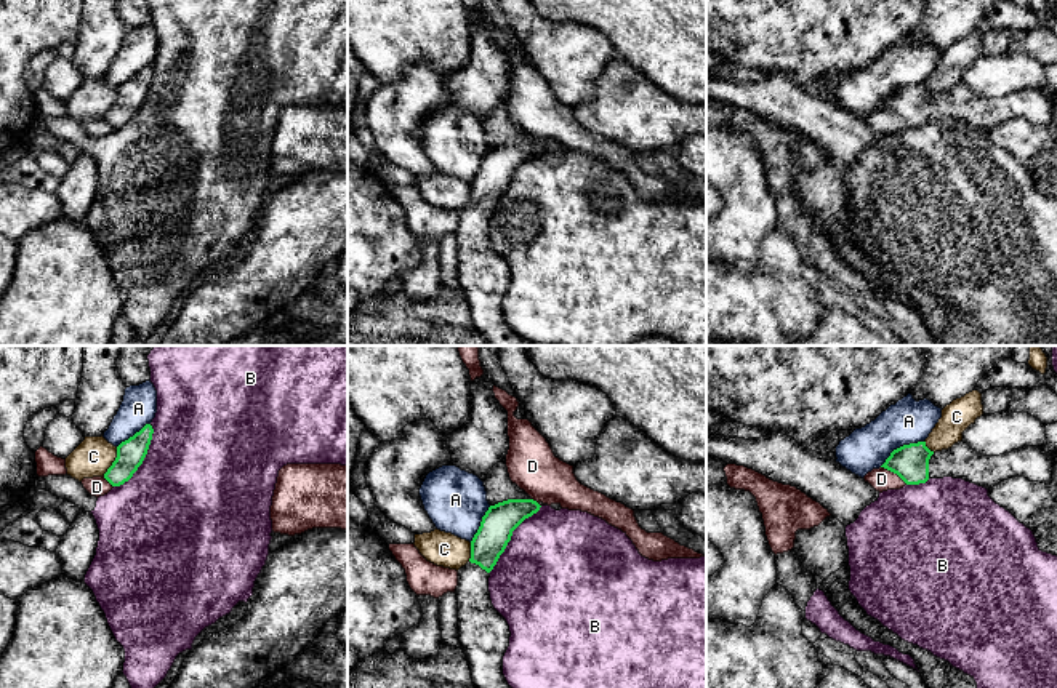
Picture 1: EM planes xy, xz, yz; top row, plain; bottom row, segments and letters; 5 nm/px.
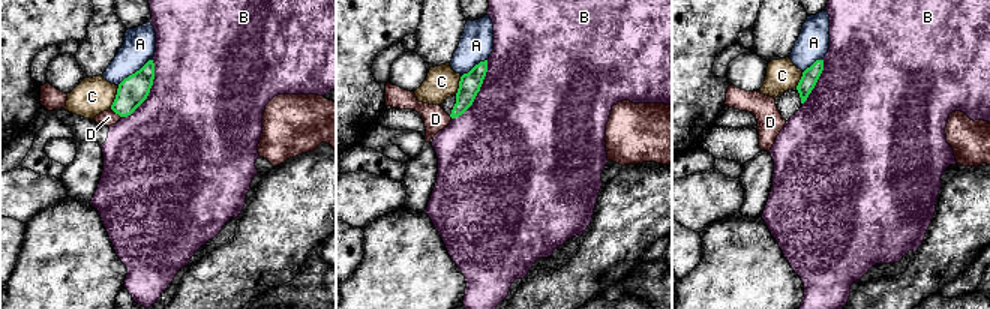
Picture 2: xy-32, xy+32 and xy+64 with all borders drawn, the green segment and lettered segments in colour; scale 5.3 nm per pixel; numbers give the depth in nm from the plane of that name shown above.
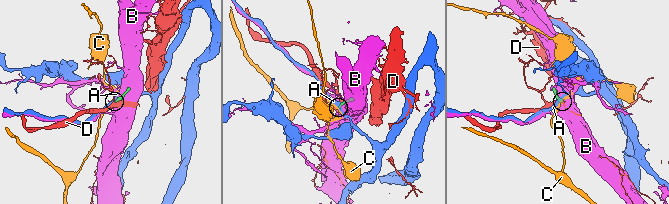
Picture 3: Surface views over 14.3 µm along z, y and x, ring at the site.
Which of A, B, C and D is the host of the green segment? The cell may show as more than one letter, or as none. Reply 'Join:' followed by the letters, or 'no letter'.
Join: no letter

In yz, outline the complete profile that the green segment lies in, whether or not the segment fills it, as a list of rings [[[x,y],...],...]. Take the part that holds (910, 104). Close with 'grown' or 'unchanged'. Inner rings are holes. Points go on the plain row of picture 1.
[[[918,83],[894,91],[881,109],[897,115],[906,126],[953,118],[990,131],[1011,118],[1049,123],[1054,104],[1055,98],[1041,88],[1022,88],[999,98],[983,98],[964,83],[935,94],[926,83]]]; grown

